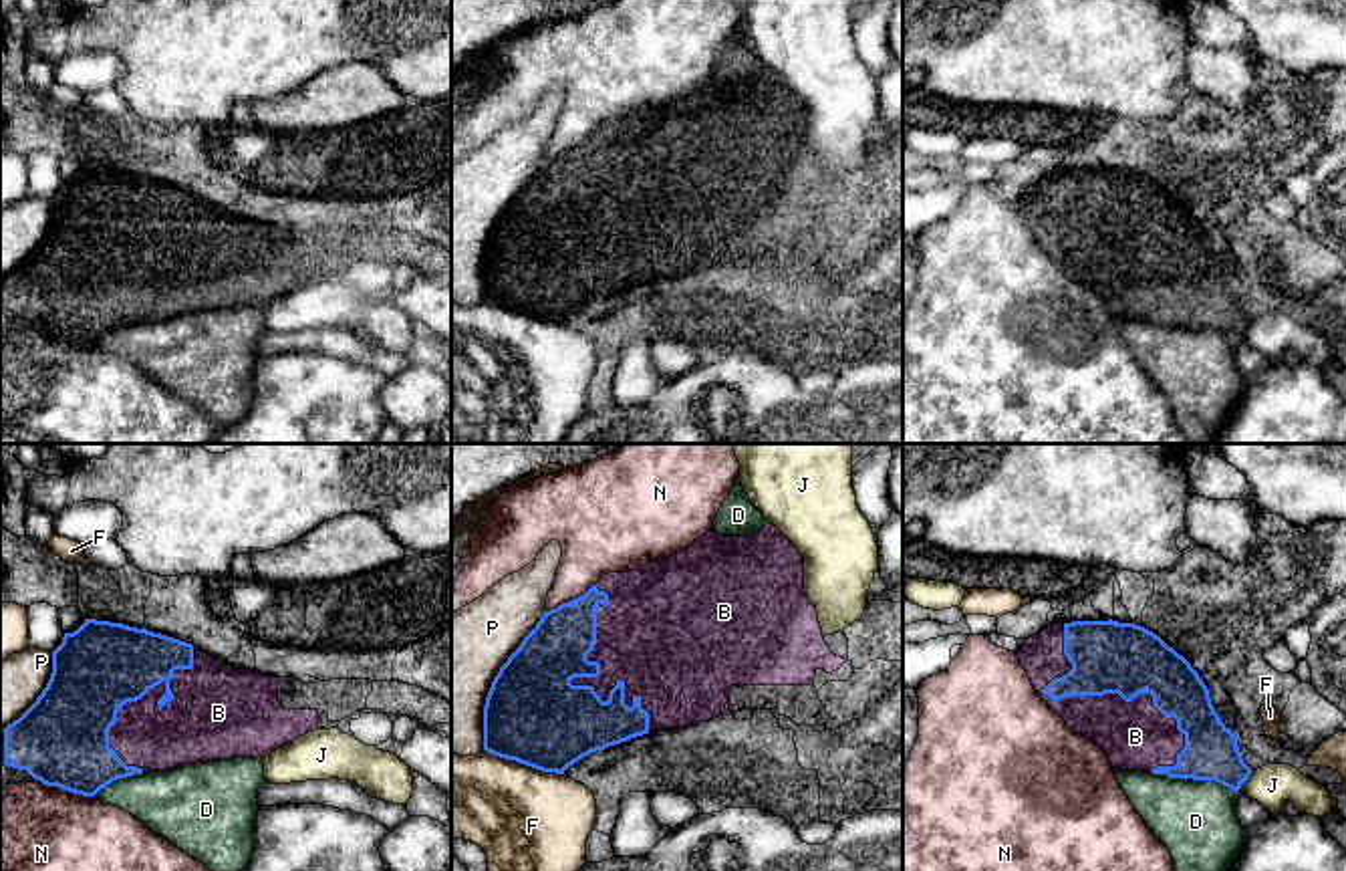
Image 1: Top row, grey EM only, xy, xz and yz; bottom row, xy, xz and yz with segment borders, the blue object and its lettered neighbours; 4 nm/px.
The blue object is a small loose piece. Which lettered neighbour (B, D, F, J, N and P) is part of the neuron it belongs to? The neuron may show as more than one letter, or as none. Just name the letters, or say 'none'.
B

